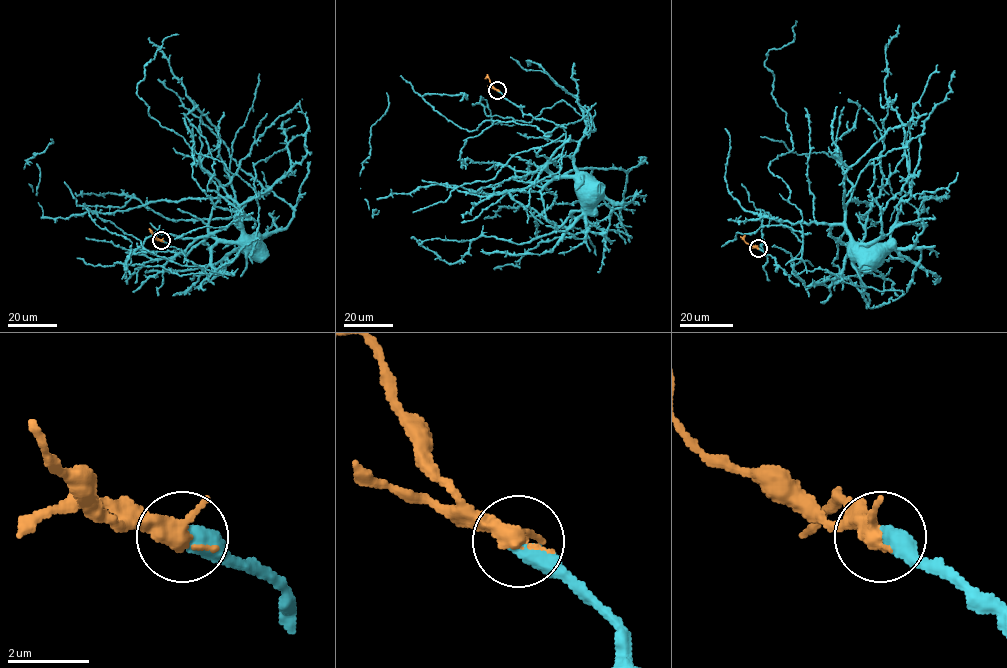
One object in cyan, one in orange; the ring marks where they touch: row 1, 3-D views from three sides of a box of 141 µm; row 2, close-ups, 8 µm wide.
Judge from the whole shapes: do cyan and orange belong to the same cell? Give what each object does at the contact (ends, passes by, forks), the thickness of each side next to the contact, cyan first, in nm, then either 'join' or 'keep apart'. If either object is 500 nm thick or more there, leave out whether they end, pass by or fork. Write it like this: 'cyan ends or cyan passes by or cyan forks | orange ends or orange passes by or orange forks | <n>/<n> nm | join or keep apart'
480/500 nm | join

